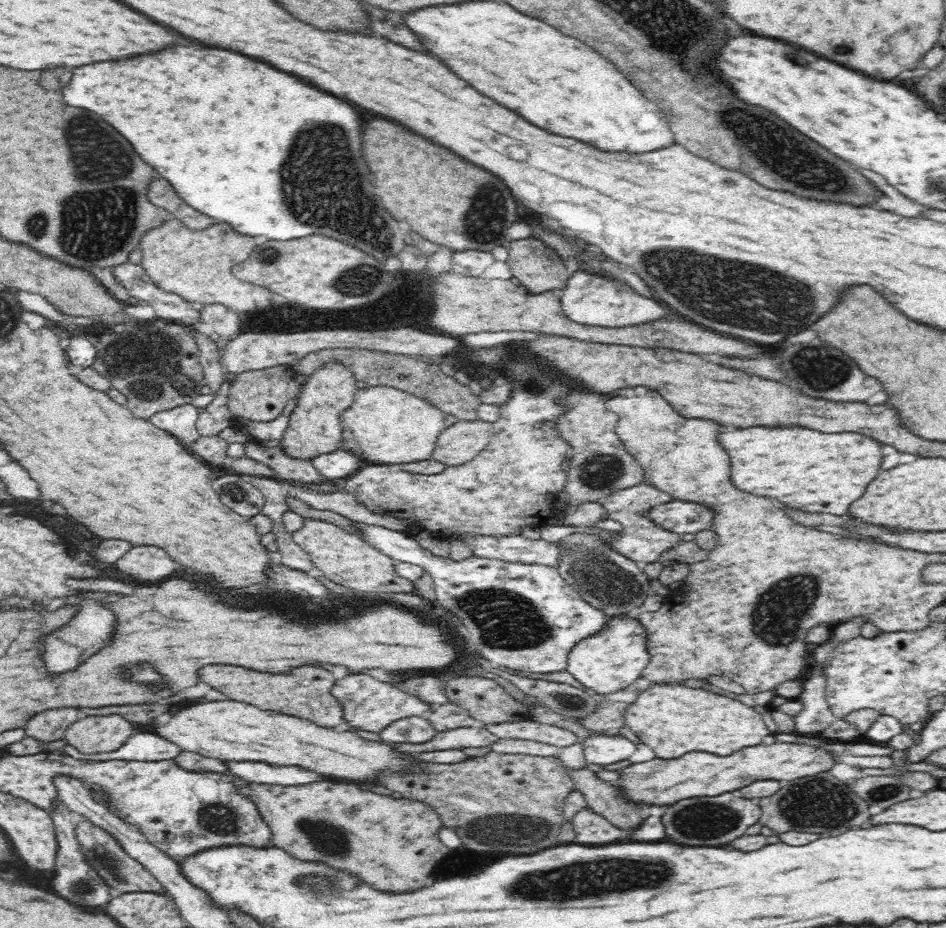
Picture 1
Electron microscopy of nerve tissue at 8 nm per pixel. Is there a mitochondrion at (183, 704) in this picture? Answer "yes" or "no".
no

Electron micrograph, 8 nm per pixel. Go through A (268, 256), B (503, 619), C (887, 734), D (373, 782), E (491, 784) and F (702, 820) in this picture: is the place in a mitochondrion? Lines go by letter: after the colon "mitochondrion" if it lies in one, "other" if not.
A: mitochondrion
B: mitochondrion
C: other
D: other
E: other
F: mitochondrion

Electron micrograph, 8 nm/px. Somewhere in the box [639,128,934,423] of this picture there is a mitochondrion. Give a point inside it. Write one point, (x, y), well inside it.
(818, 368)

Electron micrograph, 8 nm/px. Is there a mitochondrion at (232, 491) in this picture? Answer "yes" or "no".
yes

